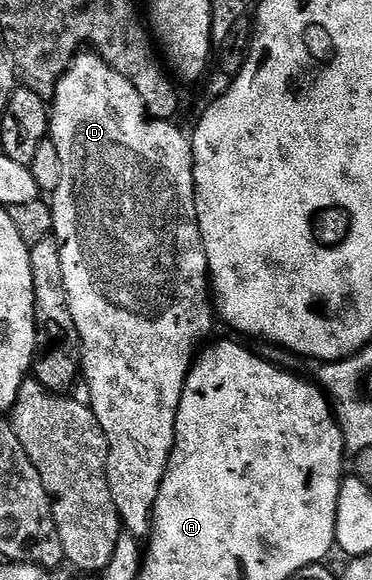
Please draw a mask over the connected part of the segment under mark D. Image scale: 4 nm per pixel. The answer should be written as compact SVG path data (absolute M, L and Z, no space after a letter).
M93 52L77 54L72 60L72 64L66 69L66 75L58 82L50 110L48 138L56 144L56 152L60 152L62 165L60 188L56 188L56 192L52 195L53 237L58 239L60 246L60 264L64 268L64 288L68 296L68 308L72 312L72 320L76 320L76 332L82 341L80 374L84 382L86 378L86 386L90 389L88 405L94 411L100 428L104 428L104 436L110 445L106 471L108 488L112 488L112 500L118 509L125 533L129 537L131 534L134 538L142 539L149 535L150 528L154 525L154 505L156 496L160 492L160 484L164 480L164 472L168 469L170 454L174 450L176 416L186 378L196 361L200 347L207 341L205 338L209 336L214 322L216 323L216 306L212 301L212 279L196 212L194 148L187 131L185 134L180 127L174 125L178 124L170 120L150 117L144 100L140 100L140 92L136 92L136 88L132 88L128 79L120 76L120 72L116 72L99 54Z

